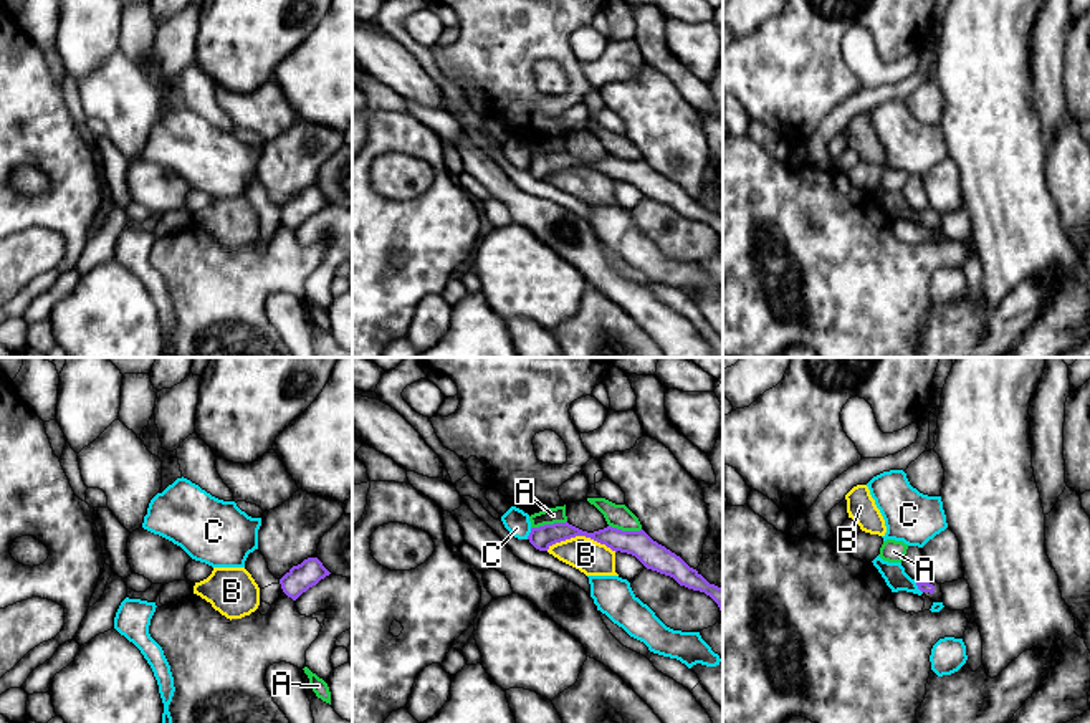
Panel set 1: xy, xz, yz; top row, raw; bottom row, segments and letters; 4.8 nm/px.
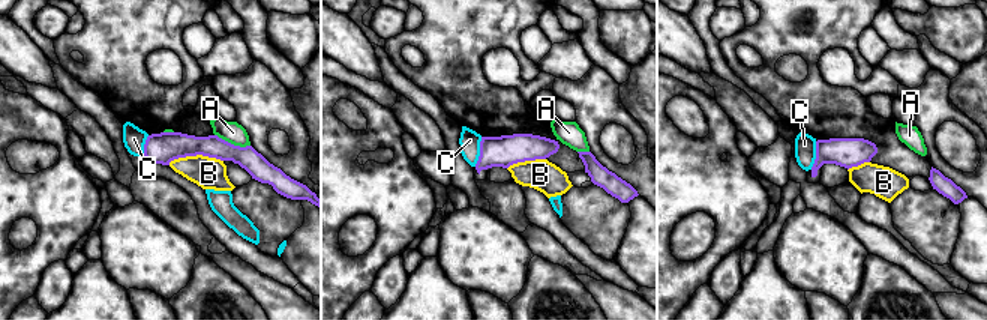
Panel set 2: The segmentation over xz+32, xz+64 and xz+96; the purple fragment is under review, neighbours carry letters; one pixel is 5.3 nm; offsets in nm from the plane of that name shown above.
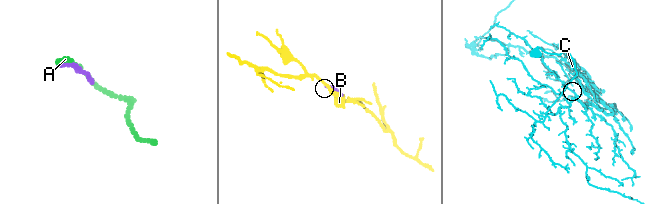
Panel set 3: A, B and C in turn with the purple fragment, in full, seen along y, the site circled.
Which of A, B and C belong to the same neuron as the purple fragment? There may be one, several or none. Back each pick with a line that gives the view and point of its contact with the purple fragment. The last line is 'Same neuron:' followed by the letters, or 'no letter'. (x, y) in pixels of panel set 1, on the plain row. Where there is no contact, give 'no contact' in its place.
Same neuron: no letter

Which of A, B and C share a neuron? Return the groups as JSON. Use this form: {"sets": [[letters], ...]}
{"sets": [["A"], ["B"], ["C"]]}

